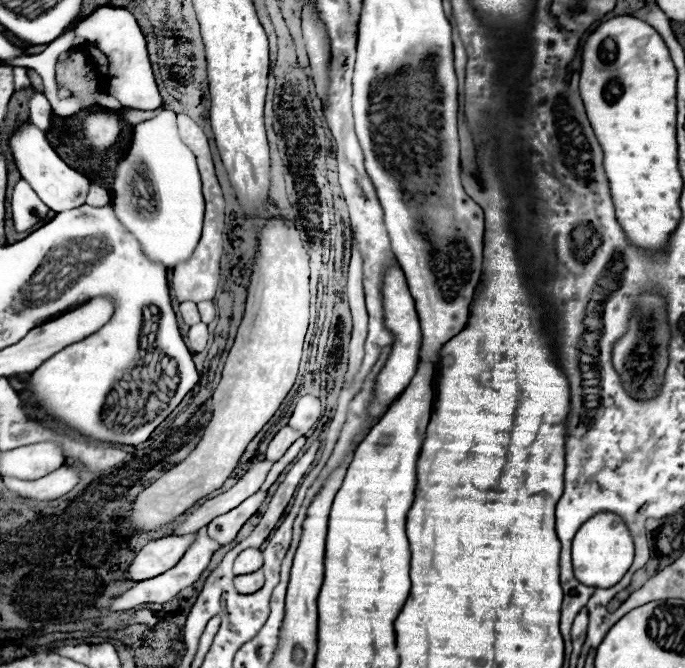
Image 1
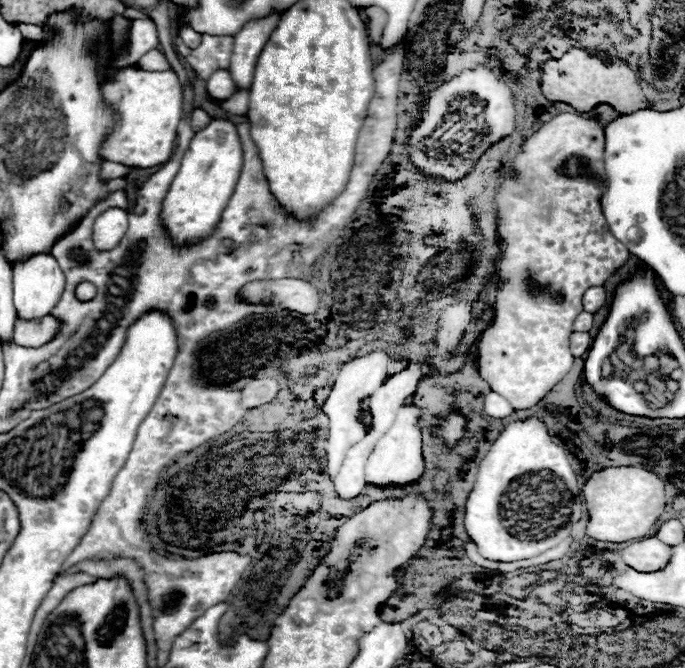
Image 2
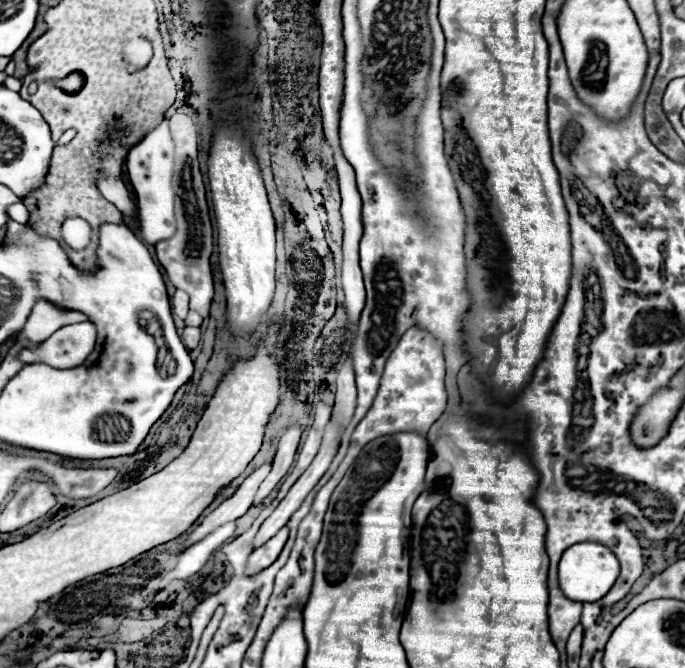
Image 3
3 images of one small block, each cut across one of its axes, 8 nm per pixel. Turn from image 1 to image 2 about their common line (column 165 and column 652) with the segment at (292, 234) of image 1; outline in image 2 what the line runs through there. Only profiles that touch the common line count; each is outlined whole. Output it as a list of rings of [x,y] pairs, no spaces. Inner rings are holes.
[[[636,466],[606,468],[594,472],[588,478],[582,494],[590,516],[586,534],[600,542],[628,542],[644,538],[666,506],[662,480],[656,478],[652,472]]]

